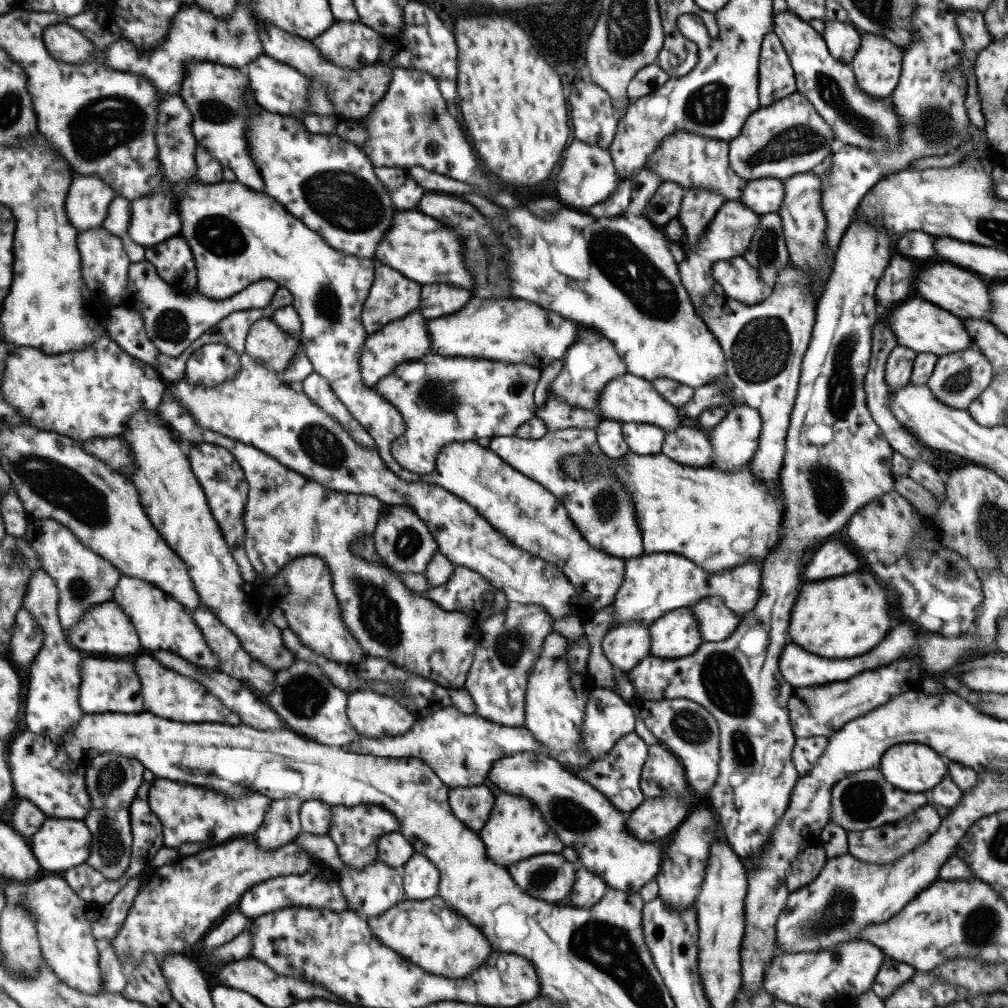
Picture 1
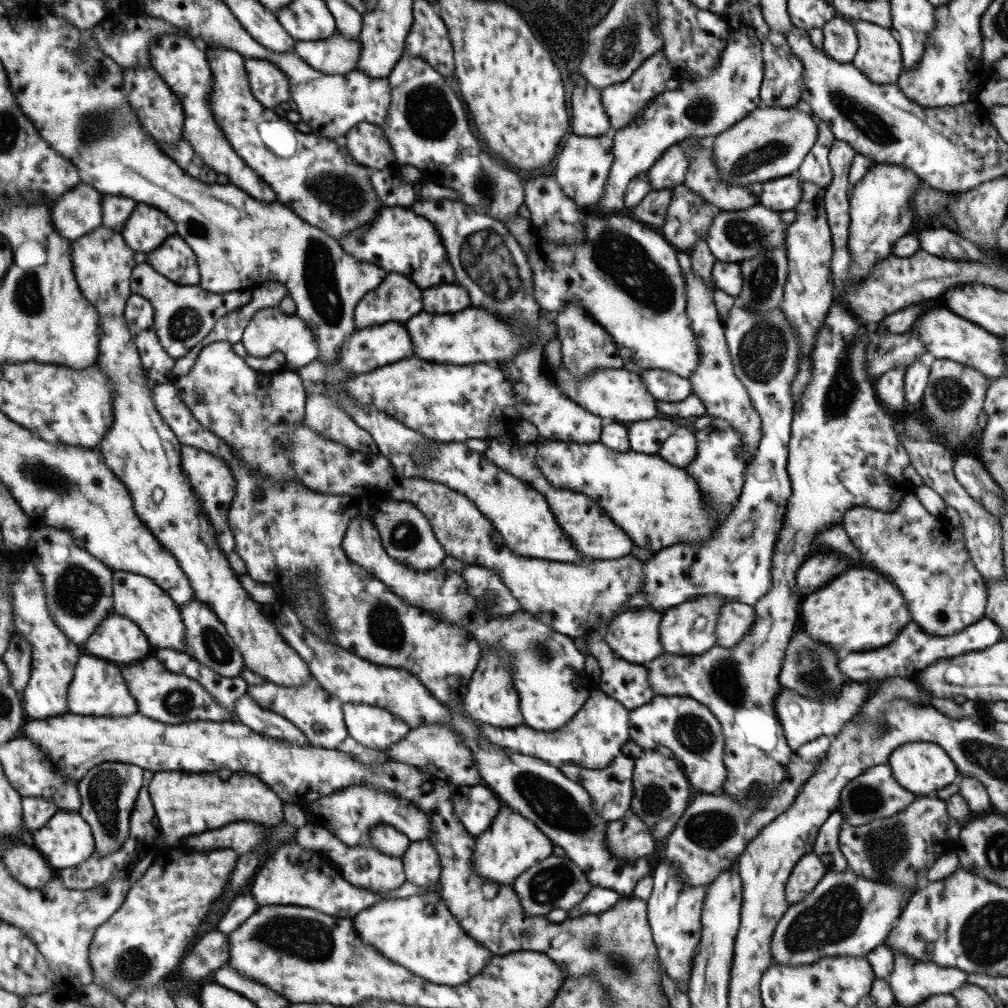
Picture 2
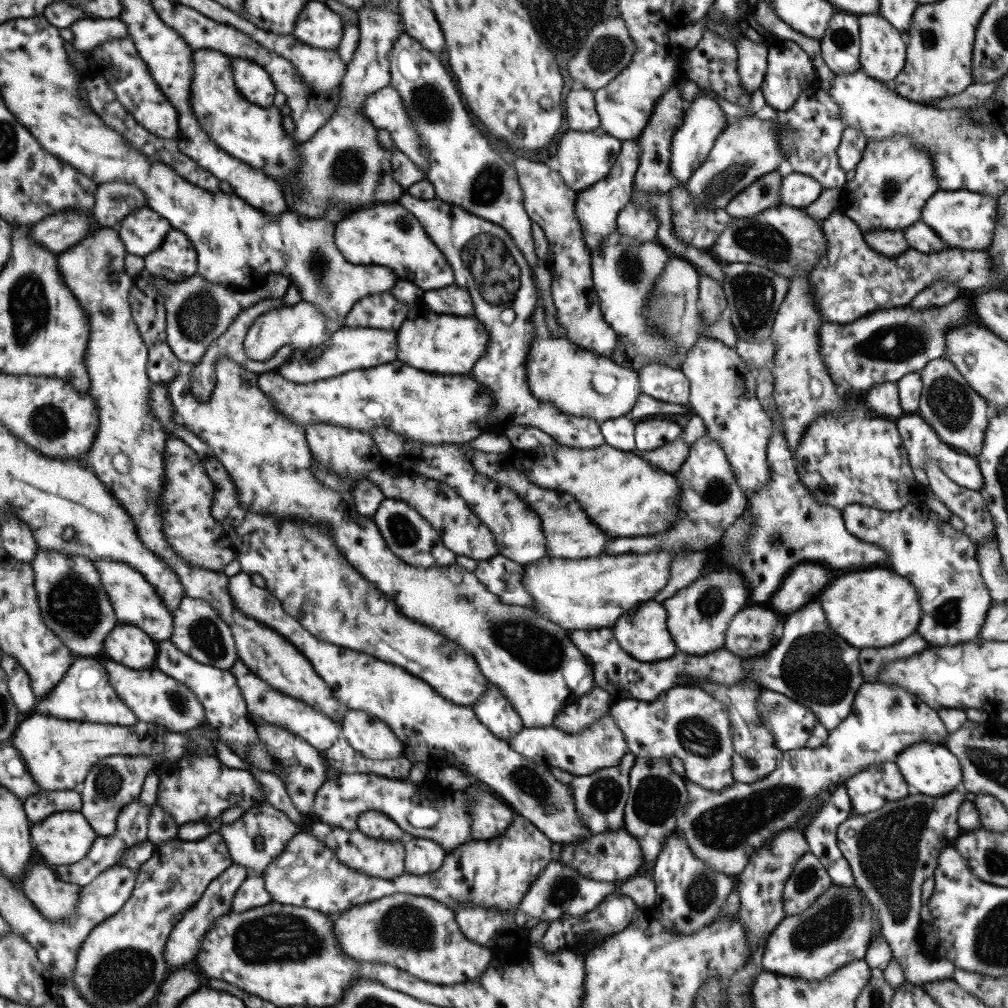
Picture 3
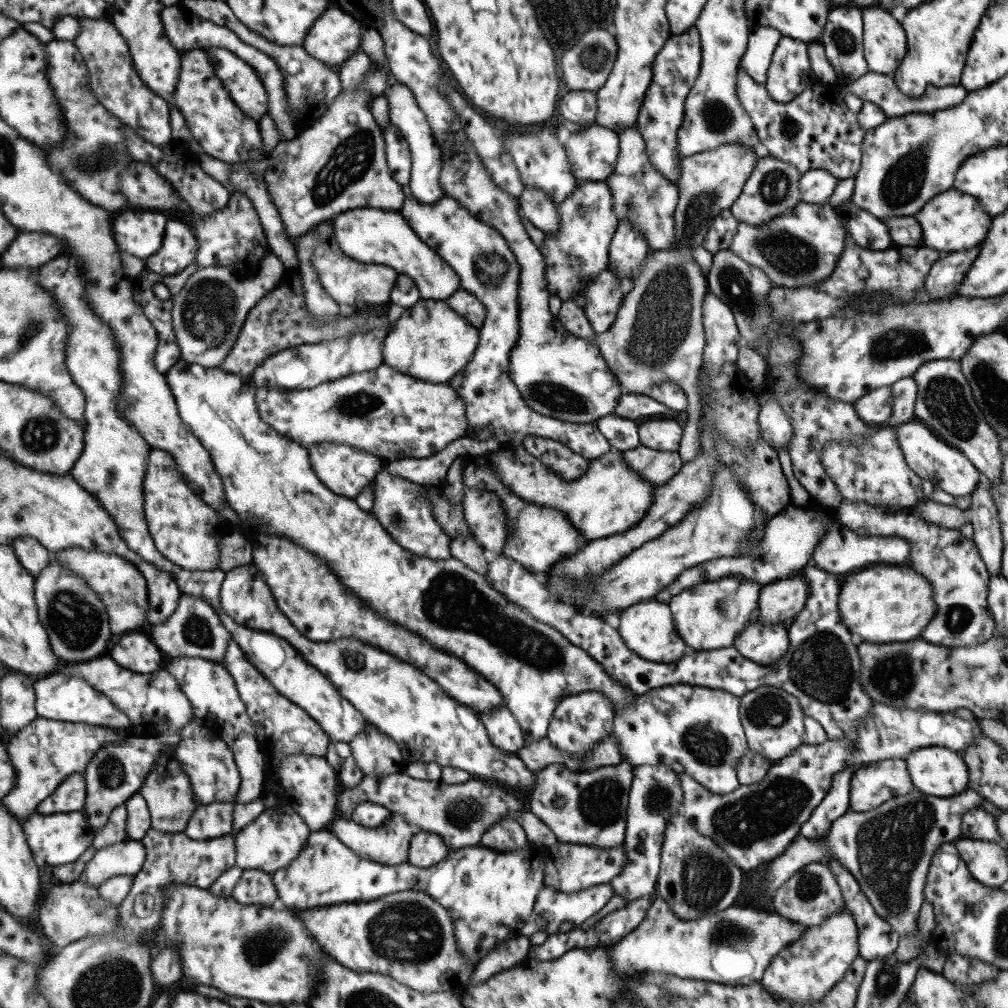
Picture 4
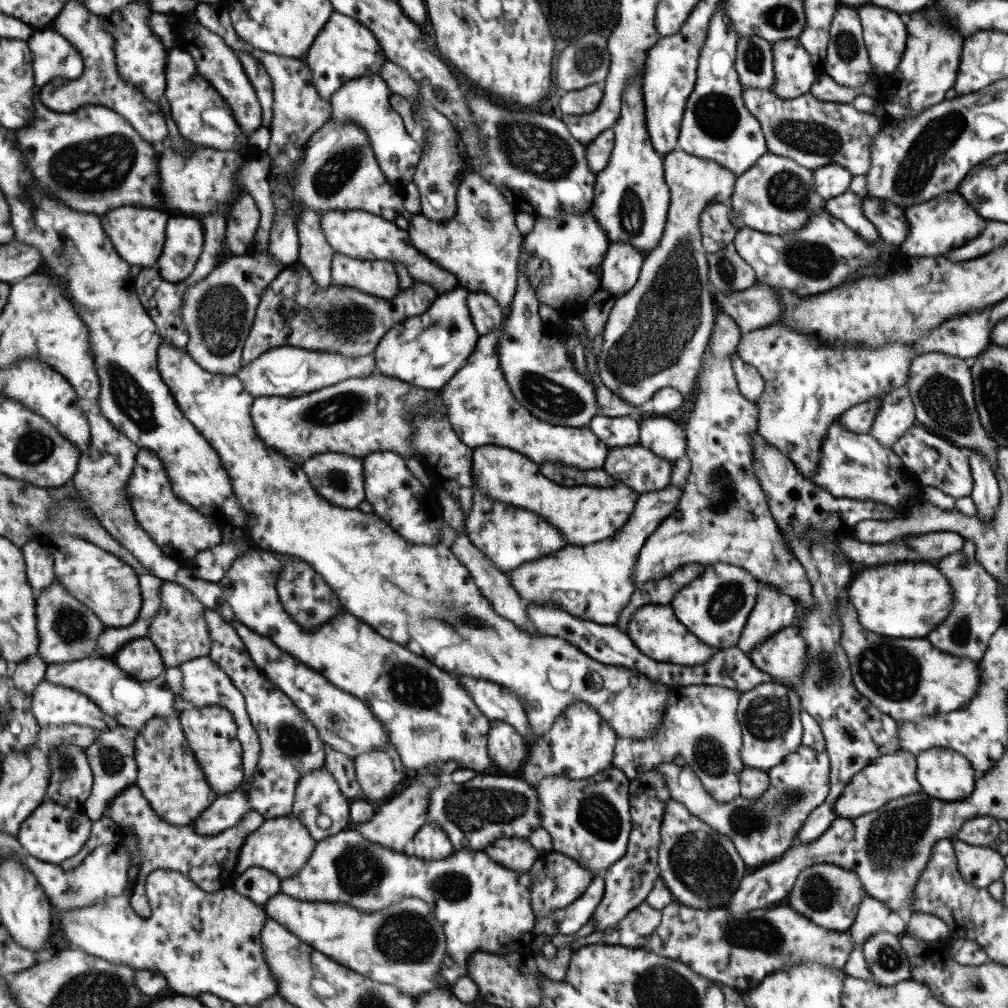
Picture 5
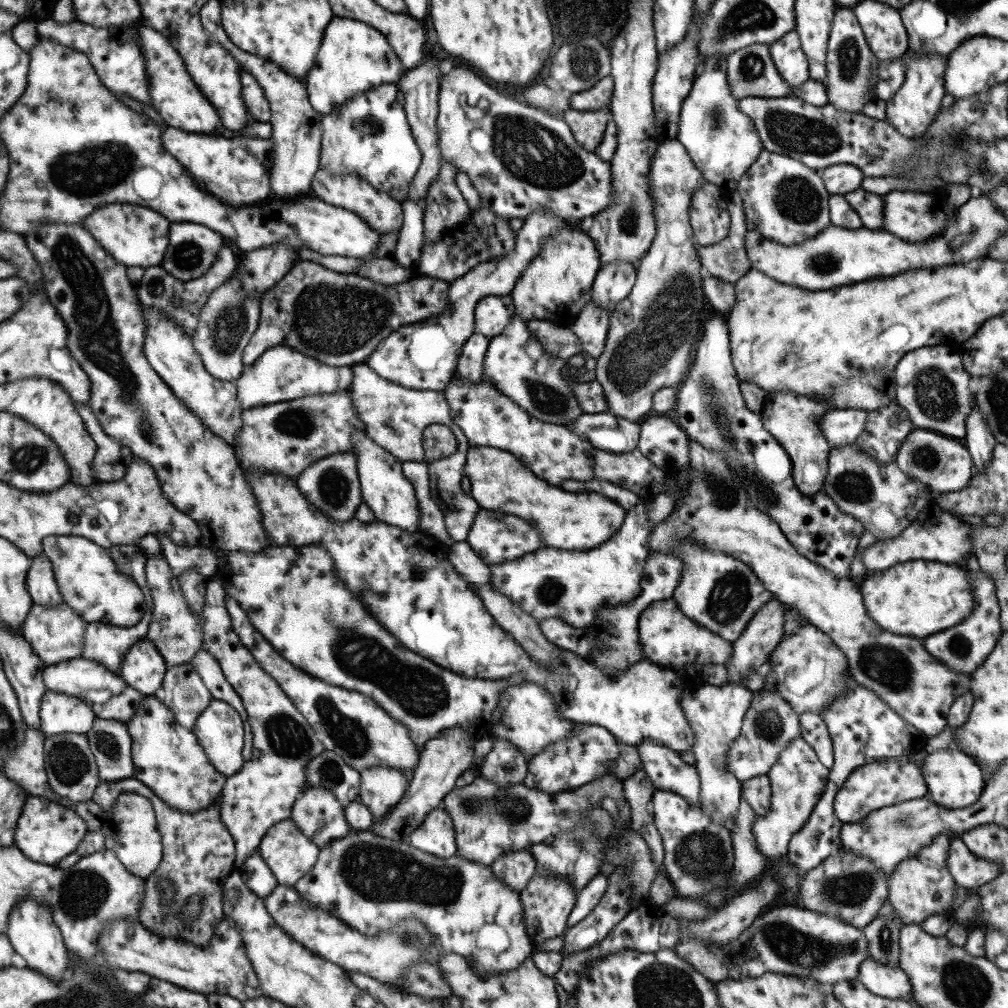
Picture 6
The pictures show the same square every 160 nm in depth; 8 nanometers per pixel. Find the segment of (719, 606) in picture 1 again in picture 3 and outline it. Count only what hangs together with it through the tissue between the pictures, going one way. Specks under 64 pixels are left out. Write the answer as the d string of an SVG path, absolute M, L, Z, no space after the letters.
M749 604L733 615L722 646L742 658L762 654L772 647L778 624L778 614L773 610Z

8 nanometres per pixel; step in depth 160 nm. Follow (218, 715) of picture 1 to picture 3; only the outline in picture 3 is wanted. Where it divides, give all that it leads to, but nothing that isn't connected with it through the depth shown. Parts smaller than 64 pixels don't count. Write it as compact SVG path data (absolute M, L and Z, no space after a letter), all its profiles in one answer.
M107 658L99 660L98 663L105 668L111 689L131 710L136 721L150 723L167 731L179 733L195 729L204 723L203 708L189 691L189 687L177 682L173 677L163 674L163 671L157 670L153 666L139 670L130 669L112 660L107 660Z

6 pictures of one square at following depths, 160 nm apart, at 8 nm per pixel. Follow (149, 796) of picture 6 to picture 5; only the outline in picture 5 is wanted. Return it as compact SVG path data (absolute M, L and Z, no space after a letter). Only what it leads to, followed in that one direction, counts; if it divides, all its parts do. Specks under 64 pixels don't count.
M135 784L129 785L118 795L113 796L108 802L105 813L120 829L131 829L135 833L136 845L140 850L140 869L127 897L130 908L142 919L146 919L150 913L144 891L144 880L149 872L159 869L175 870L175 872L186 876L187 880L193 882L197 888L209 893L217 892L233 879L238 850L244 839L264 822L264 818L261 818L260 814L250 810L244 814L242 821L223 830L220 834L199 836L199 834L195 834L191 824L171 826L171 824L163 822L162 818L159 818L151 810L147 799L143 798L139 787Z

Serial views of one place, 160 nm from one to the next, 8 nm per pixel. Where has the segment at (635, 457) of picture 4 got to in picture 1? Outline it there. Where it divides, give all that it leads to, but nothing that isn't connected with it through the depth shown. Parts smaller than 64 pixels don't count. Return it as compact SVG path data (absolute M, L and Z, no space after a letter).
M679 426L664 433L660 450L667 458L690 467L707 467L710 464L712 450L706 433L688 426Z

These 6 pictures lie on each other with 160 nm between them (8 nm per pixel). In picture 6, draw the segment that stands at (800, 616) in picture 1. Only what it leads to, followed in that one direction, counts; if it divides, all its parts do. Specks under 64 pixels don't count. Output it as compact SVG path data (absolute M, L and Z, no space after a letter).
M905 561L891 566L881 574L865 576L860 593L867 616L887 632L923 638L945 628L951 628L973 610L974 596L968 572L962 565L933 561Z

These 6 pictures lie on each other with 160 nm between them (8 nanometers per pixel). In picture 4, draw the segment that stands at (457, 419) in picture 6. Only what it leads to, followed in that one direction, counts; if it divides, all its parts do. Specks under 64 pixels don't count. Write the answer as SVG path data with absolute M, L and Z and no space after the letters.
M444 195L433 205L405 197L400 214L415 230L417 238L431 248L455 272L460 289L478 298L485 309L483 324L478 328L479 342L470 361L454 374L448 384L462 399L467 423L465 436L473 440L494 438L504 446L519 447L530 434L560 442L586 461L599 458L611 449L594 423L563 422L531 410L511 382L509 354L518 337L519 267L505 240L489 226L483 225L454 198Z

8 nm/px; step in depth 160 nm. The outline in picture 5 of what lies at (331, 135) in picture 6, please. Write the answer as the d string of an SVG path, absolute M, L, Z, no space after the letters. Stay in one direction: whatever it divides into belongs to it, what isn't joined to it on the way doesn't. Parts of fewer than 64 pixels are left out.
M377 73L348 80L330 96L330 118L336 122L347 120L360 125L370 141L379 170L391 186L401 191L403 186L412 181L421 147L405 133L401 117L391 108L390 94L392 92Z

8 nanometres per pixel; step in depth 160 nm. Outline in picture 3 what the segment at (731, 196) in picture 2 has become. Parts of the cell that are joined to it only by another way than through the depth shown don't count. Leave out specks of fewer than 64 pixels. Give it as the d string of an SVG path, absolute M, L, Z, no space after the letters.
M779 171L763 174L749 188L729 198L724 209L730 218L755 217L759 212L779 205Z

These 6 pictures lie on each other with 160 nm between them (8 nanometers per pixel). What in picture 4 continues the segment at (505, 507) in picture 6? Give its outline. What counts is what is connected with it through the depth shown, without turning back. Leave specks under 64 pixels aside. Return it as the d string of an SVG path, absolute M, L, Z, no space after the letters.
M503 445L497 451L487 451L483 455L490 460L499 482L503 482L511 493L525 502L561 510L567 514L567 520L571 520L571 526L575 526L587 541L619 534L636 525L654 499L655 485L645 482L630 466L623 464L622 453L616 449L611 448L599 458L589 460L587 470L571 480L548 470L521 445Z

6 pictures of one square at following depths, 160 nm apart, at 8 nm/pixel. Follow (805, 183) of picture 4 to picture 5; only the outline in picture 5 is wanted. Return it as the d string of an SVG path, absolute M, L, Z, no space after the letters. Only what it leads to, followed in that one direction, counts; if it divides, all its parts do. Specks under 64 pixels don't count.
M827 165L813 169L815 192L824 200L839 196L848 190L852 174L839 165Z

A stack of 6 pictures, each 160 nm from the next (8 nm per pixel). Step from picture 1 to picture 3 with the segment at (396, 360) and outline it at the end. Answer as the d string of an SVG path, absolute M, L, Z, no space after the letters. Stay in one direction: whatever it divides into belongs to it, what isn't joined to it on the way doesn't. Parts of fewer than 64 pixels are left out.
M342 326L337 329L323 344L307 350L294 350L289 358L275 370L289 382L306 385L310 382L338 377L350 370L365 370L386 362L396 360L397 338L395 330L375 328L351 328Z

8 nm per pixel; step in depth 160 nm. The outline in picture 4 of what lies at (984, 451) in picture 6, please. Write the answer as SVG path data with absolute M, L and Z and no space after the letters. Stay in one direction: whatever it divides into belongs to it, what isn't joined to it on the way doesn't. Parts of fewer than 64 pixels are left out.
M981 479L973 493L969 494L970 505L965 511L973 530L975 545L989 576L1000 574L1002 538L997 507L989 492L988 480Z

